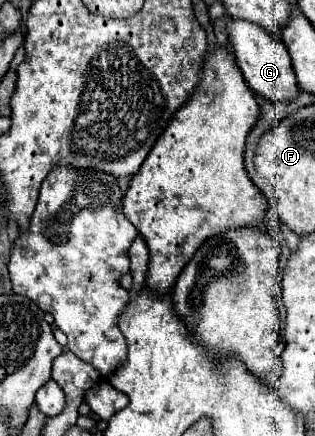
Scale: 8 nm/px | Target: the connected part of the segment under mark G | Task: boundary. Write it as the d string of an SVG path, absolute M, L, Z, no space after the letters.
M231 20L227 24L227 32L229 32L229 42L239 62L239 68L255 94L279 104L287 104L297 98L297 92L299 92L297 78L291 66L289 52L281 42L275 42L275 38L267 34L267 30L259 28L257 24L249 24L247 20Z

